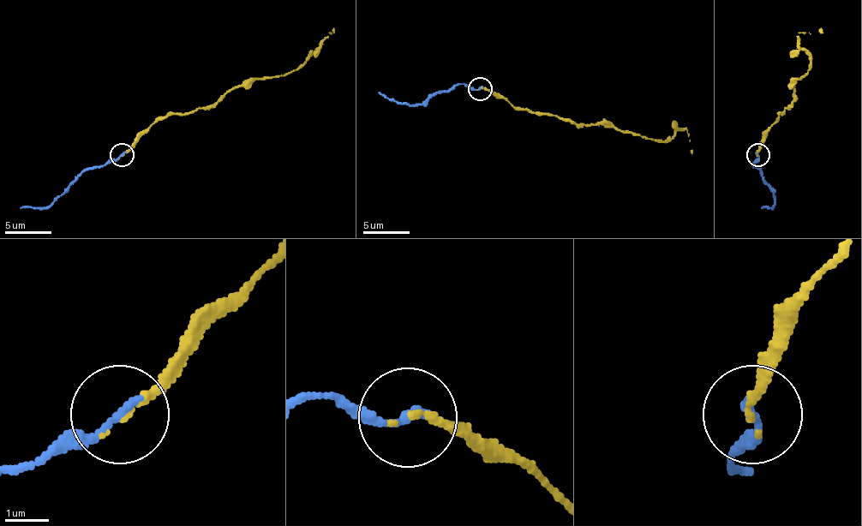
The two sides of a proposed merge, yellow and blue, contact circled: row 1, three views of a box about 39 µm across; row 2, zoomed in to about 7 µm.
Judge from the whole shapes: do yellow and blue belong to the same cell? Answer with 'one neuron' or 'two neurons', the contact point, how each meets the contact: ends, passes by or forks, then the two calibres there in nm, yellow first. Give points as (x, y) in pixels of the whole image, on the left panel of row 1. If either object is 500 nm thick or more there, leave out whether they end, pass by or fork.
one neuron; place (122, 155); yellow ends; blue ends; calibres 140 and 240 nm

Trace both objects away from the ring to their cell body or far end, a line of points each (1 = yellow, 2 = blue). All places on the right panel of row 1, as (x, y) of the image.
1: (757, 155), (808, 71), (799, 32), (820, 27)
2: (757, 155), (752, 164), (759, 170), (762, 181), (774, 193), (774, 206), (762, 209)

